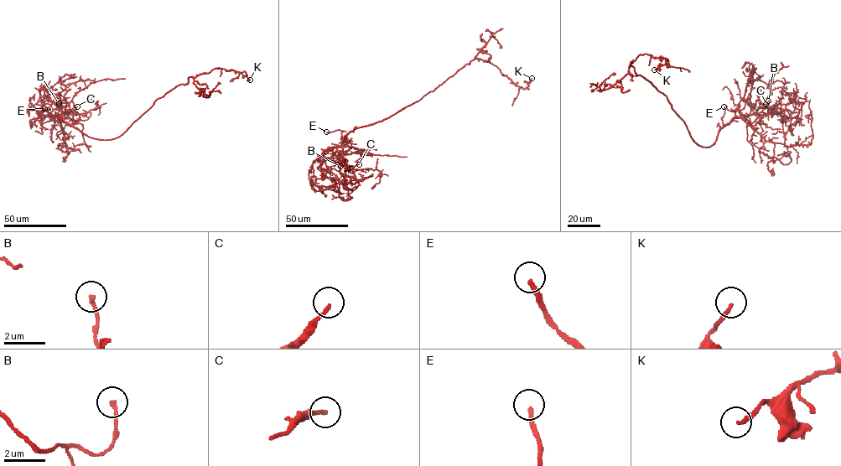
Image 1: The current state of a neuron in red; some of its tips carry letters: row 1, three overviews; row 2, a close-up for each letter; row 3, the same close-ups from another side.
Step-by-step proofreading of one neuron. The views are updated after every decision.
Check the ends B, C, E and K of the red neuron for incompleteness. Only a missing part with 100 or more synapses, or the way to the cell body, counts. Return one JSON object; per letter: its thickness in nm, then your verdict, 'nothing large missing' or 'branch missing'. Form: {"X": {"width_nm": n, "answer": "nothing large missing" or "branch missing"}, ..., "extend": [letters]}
{"B": {"width_nm": 170, "answer": "nothing large missing"}, "C": {"width_nm": 180, "answer": "nothing large missing"}, "E": {"width_nm": 200, "answer": "branch missing"}, "K": {"width_nm": 170, "answer": "nothing large missing"}, "extend": ["E"]}

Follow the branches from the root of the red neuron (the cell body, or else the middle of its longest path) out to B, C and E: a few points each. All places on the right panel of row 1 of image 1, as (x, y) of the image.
B: (695, 142), (704, 147), (713, 145), (753, 88), (761, 103), (768, 100)
C: (695, 142), (708, 147), (719, 131), (734, 118), (744, 118), (754, 126), (765, 115), (774, 113), (765, 104)
E: (695, 142), (704, 147), (714, 142), (719, 131), (725, 126), (721, 118), (724, 106)

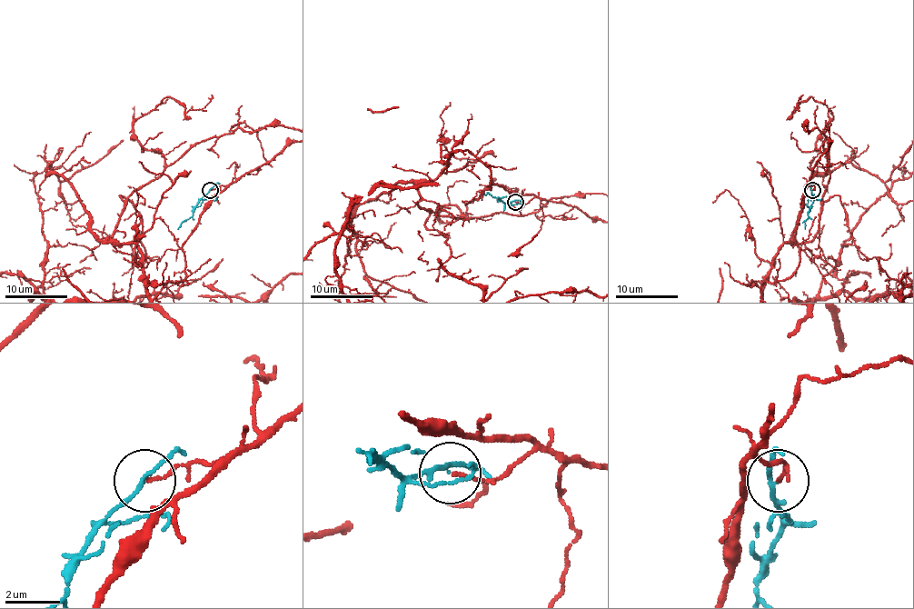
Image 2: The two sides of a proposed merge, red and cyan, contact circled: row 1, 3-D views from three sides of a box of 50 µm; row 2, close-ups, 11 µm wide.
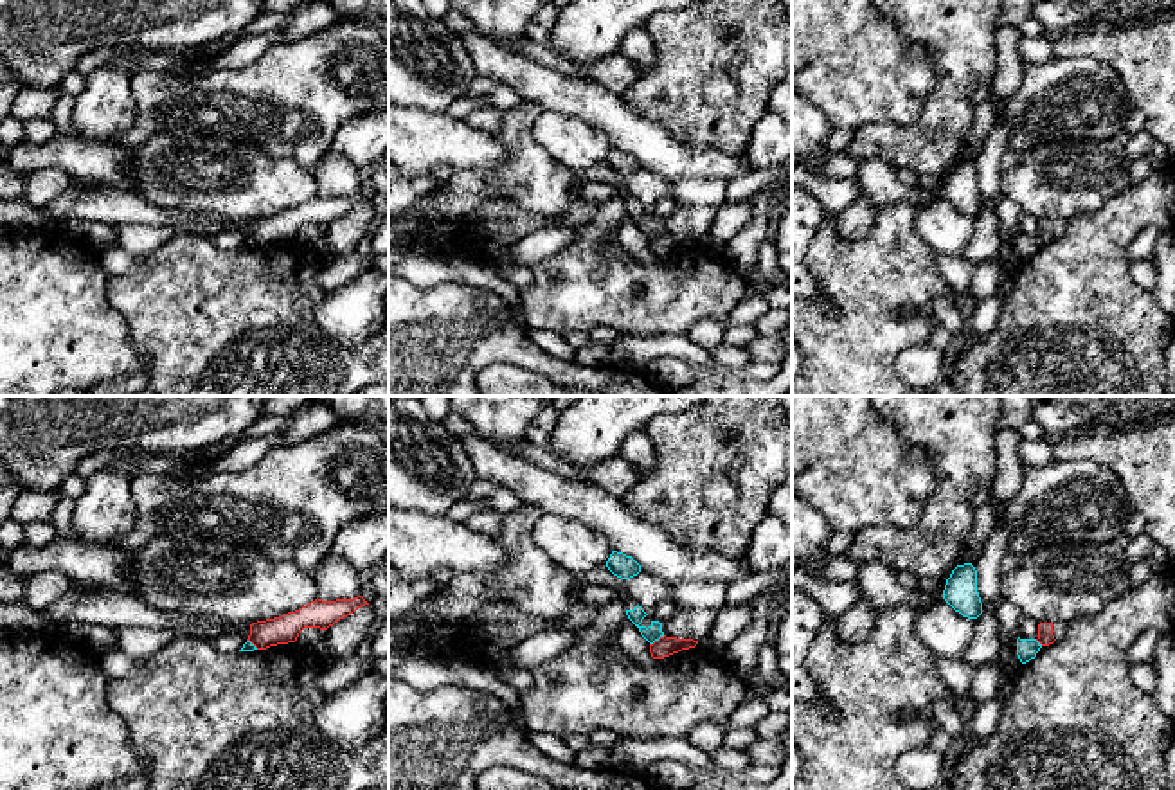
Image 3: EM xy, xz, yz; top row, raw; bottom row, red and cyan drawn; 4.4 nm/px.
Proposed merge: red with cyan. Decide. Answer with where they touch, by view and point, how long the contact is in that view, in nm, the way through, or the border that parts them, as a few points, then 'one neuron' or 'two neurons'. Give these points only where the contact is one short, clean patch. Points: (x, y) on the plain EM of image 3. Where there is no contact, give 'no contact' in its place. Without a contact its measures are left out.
meets red in xz at (659, 236); contact 80 nm long; border along xz (664, 233), (650, 242); two neurons

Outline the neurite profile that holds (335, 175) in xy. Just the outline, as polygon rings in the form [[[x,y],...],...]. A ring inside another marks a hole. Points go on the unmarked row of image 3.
[[[327,151],[322,155],[311,173],[318,185],[318,196],[322,198],[353,196],[362,189],[360,169],[336,153]]]

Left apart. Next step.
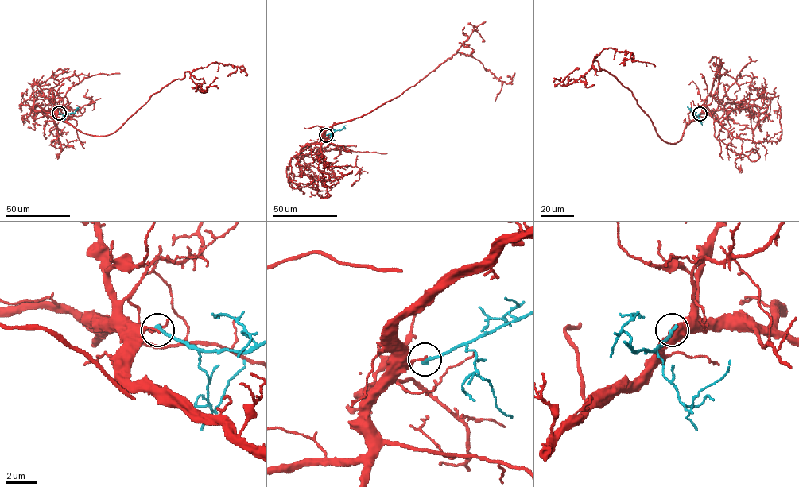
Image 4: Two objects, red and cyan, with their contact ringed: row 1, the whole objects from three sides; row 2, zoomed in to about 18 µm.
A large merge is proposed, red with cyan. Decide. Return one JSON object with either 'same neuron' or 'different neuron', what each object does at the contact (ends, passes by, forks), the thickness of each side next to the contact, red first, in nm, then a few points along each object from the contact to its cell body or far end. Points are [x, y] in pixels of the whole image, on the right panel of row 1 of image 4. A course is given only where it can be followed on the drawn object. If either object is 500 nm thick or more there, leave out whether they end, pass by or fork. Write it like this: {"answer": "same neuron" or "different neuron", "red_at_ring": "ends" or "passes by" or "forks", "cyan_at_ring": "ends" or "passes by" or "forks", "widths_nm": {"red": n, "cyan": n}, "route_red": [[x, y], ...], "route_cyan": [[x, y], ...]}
{"answer": "different neuron", "red_at_ring": "ends", "cyan_at_ring": "ends", "widths_nm": {"red": 160, "cyan": 280}, "route_red": [[699, 114], [679, 141], [668, 143], [632, 93], [593, 61], [605, 48], [612, 48], [655, 67]], "route_cyan": [[699, 114], [695, 116], [687, 106]]}

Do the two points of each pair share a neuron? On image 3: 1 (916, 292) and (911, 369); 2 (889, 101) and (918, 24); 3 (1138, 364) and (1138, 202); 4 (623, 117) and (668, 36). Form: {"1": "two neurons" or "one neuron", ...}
{"1": "two neurons", "2": "two neurons", "3": "one neuron", "4": "two neurons"}

